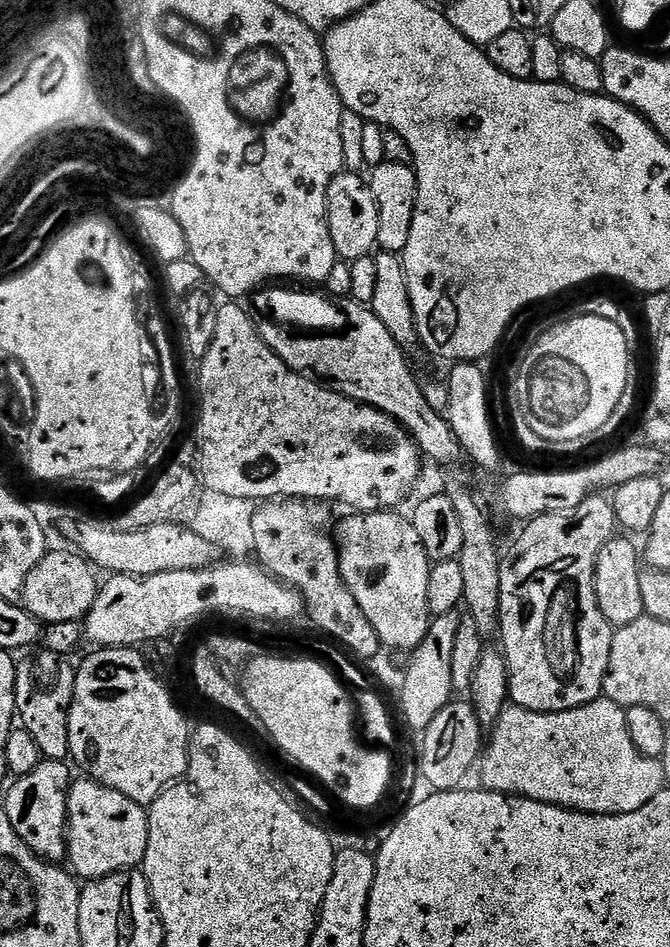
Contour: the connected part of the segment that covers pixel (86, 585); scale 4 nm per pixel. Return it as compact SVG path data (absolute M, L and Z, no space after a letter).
M48 551L42 558L42 562L38 562L34 570L30 570L30 578L26 578L22 606L32 617L45 625L71 620L83 621L94 606L96 596L102 587L101 581L99 579L96 581L97 569L79 552L67 551Z

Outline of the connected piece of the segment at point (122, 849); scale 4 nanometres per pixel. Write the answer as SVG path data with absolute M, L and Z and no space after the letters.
M76 778L68 792L67 863L81 881L101 880L115 872L136 870L143 865L148 841L148 814L145 805L118 794L97 780Z

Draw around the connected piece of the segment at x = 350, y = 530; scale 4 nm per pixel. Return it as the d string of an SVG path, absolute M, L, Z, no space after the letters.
M381 510L349 515L349 520L344 521L336 533L336 541L340 549L340 573L354 598L358 598L362 614L370 618L370 626L374 626L381 645L408 654L426 638L428 626L434 619L427 598L433 561L428 559L422 538L418 538L418 530L411 519L400 514L396 510Z

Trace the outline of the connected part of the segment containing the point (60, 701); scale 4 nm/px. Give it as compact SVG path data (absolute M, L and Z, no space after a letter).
M37 651L37 656L32 656L29 660L21 659L16 666L16 715L19 723L38 742L38 750L45 760L69 759L70 750L70 706L74 698L74 682L76 681L76 668L73 661L66 656L59 656L53 652Z

